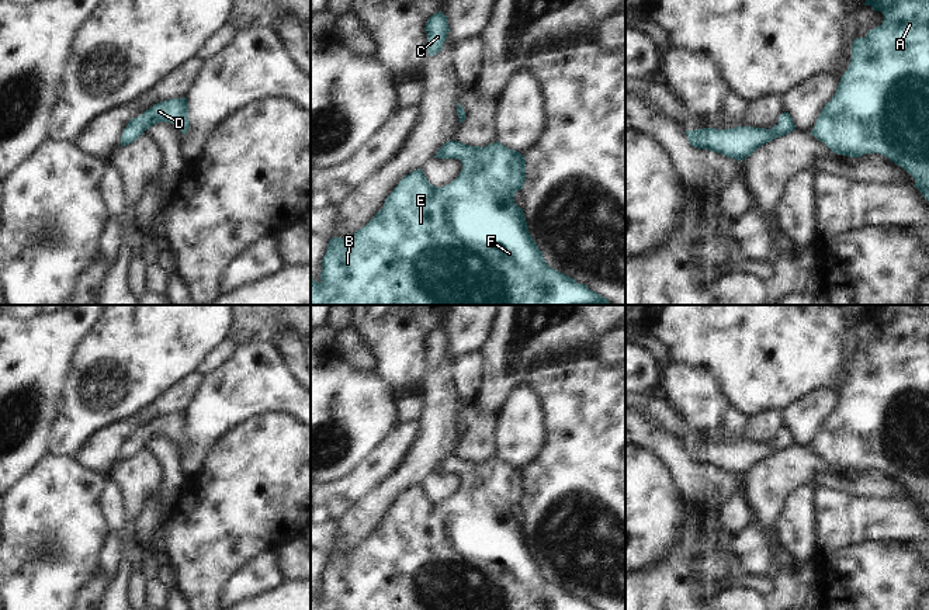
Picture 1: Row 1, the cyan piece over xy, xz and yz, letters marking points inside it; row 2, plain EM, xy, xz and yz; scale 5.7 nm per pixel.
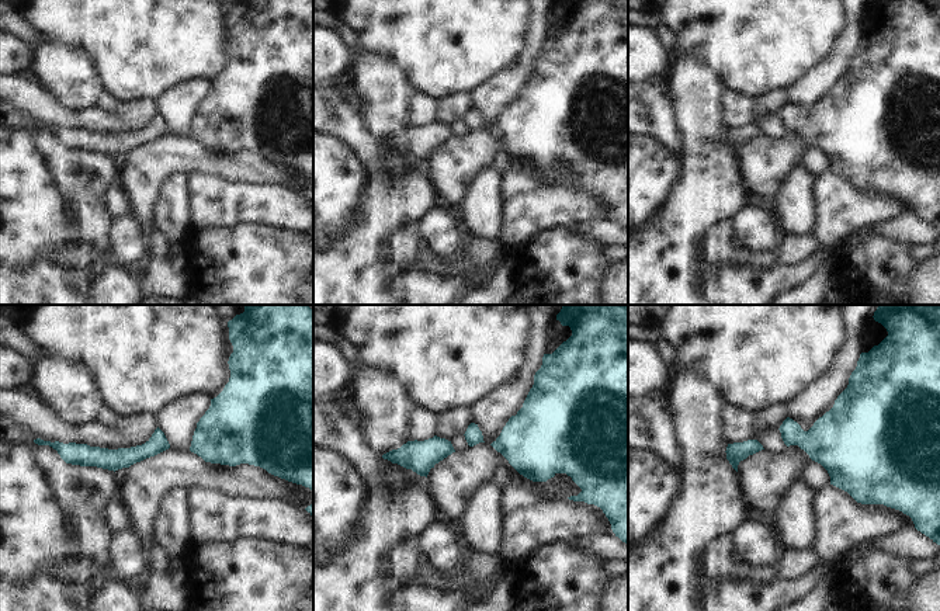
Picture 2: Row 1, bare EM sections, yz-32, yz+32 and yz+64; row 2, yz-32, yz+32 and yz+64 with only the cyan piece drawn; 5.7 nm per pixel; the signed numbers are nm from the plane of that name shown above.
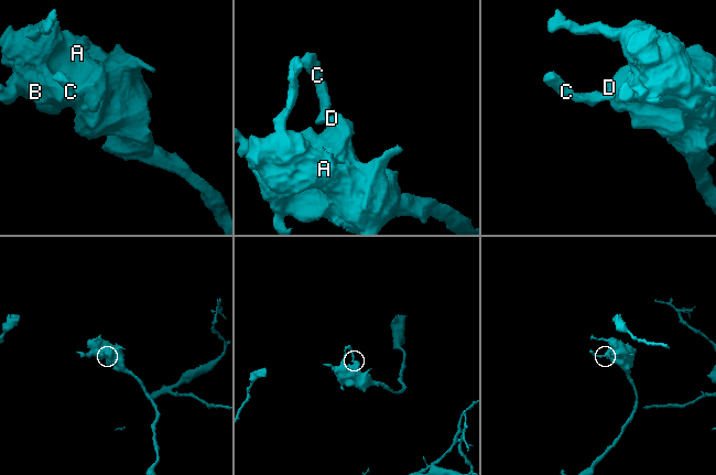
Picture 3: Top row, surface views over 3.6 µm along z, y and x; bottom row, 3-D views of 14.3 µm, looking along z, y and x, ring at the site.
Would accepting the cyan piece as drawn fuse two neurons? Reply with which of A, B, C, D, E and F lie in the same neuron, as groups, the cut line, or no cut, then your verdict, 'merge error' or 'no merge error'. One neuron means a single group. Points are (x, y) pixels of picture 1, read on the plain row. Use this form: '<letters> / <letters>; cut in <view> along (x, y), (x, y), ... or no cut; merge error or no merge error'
A B C D E F; no cut; no merge error

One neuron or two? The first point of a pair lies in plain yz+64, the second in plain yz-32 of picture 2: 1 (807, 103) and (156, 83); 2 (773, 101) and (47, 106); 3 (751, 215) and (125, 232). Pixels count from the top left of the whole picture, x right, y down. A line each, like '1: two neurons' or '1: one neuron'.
1: two neurons
2: one neuron
3: one neuron

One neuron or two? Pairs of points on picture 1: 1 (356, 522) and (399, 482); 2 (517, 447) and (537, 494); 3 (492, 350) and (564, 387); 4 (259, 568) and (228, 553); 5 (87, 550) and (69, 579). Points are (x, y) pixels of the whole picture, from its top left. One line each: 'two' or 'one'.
1: one
2: two
3: two
4: two
5: one

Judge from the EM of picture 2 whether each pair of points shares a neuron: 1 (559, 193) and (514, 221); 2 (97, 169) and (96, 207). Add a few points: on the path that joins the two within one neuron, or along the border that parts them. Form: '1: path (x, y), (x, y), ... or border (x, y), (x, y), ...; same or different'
1: path (548, 204), (531, 205), (526, 211); same
2: path (96, 179), (96, 197); same

